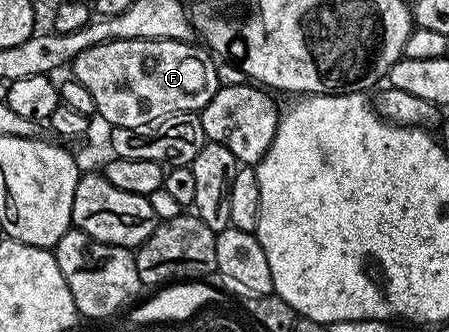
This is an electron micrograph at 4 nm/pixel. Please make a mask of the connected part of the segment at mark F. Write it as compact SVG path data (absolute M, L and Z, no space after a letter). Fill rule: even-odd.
M110 40L81 50L81 54L71 61L69 72L81 86L85 86L85 90L89 90L89 94L93 94L98 119L103 119L111 128L132 128L145 126L145 122L153 122L165 114L202 112L221 86L214 62L206 47L186 40Z

